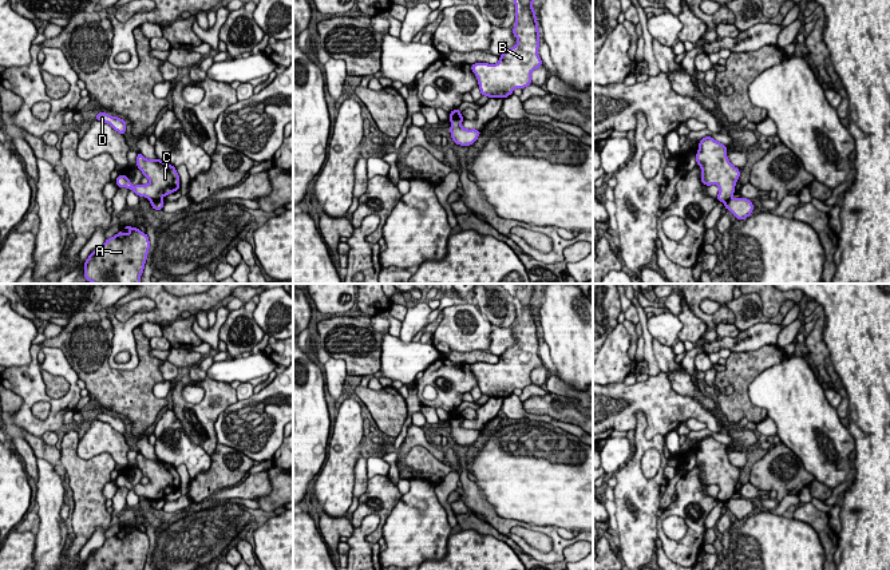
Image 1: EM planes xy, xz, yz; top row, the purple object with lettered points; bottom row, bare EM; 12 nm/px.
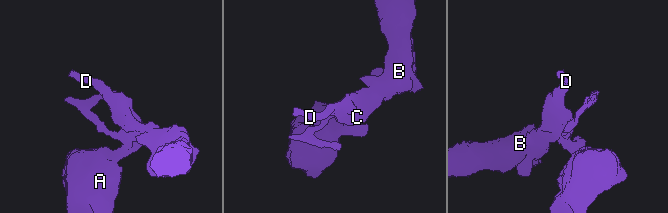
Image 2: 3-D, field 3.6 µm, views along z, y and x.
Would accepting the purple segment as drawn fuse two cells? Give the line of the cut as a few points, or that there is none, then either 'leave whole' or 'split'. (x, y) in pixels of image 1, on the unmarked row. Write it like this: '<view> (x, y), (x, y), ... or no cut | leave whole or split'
xy (159, 497), (150, 501) | split

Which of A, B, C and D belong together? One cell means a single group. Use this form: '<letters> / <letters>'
A / B C D

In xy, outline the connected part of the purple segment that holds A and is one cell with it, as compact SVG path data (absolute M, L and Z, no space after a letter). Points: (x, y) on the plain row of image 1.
M126 526L107 538L102 547L94 550L84 562L84 570L143 570L147 559L150 541L146 533Z

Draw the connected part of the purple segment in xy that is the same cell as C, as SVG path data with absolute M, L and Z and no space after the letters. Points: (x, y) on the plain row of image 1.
M141 452L137 455L137 467L150 479L147 484L132 486L128 476L118 475L115 483L118 487L134 490L137 495L147 498L150 502L170 492L179 490L179 475L174 466L162 462L159 458L147 459Z

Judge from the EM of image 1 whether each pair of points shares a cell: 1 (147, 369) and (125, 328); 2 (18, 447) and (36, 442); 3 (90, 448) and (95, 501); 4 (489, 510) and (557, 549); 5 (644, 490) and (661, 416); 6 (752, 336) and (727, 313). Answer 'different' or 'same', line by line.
1: different
2: different
3: different
4: same
5: different
6: different

